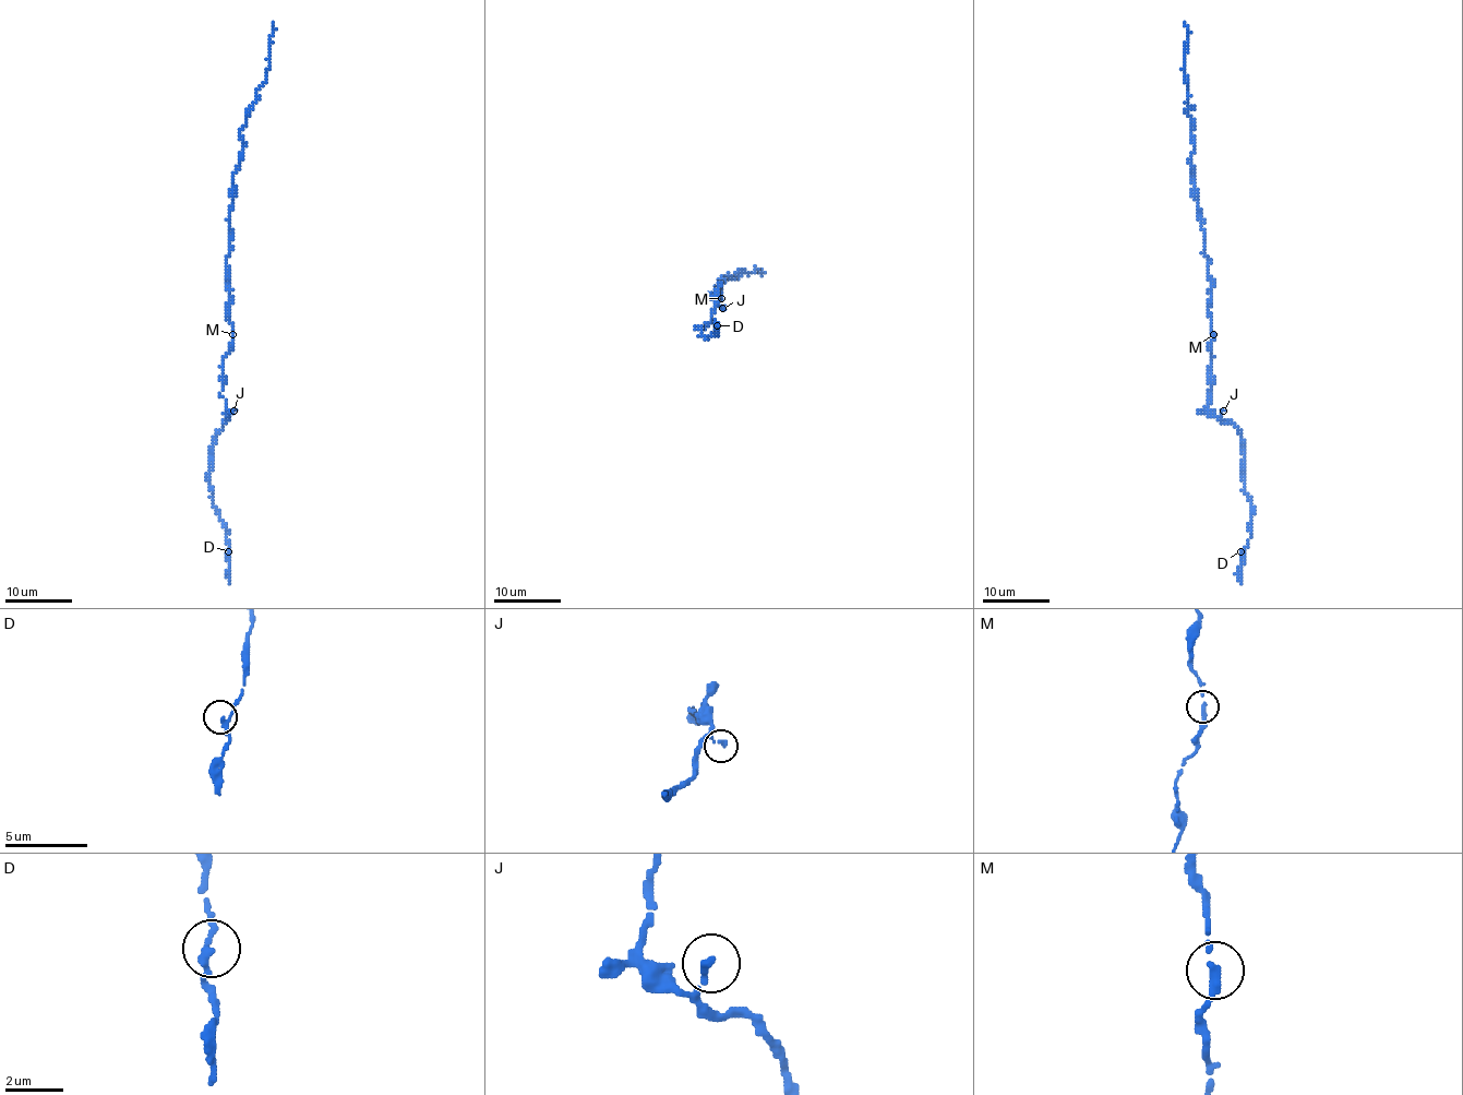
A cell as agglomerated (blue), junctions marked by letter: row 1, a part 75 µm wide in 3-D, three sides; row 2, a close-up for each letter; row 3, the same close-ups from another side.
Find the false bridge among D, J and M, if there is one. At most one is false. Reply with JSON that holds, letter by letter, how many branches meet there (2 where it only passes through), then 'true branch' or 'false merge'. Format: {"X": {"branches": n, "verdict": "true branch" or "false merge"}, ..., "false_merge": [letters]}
{"D": {"branches": 2, "verdict": "true branch"}, "J": {"branches": 1, "verdict": "true branch"}, "M": {"branches": 1, "verdict": "true branch"}, "false_merge": []}

